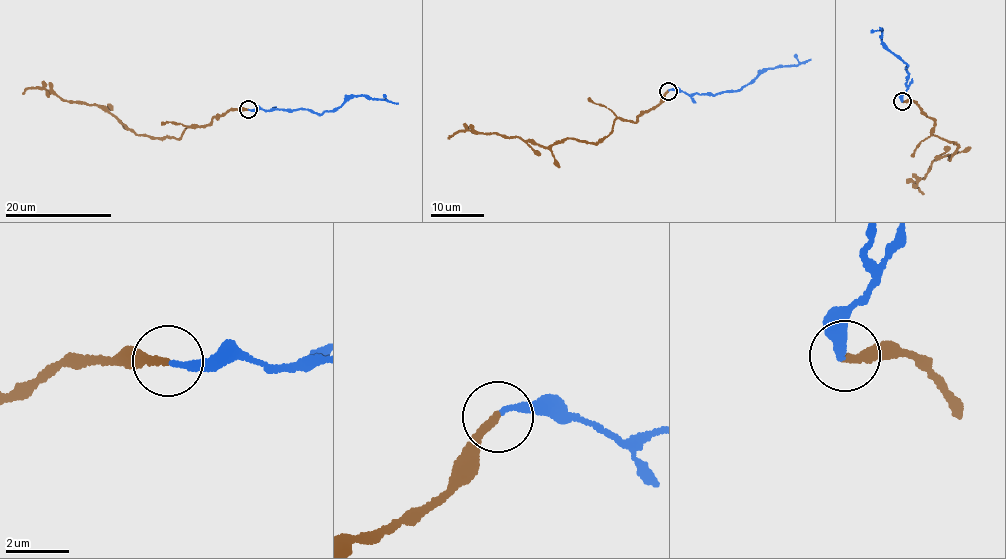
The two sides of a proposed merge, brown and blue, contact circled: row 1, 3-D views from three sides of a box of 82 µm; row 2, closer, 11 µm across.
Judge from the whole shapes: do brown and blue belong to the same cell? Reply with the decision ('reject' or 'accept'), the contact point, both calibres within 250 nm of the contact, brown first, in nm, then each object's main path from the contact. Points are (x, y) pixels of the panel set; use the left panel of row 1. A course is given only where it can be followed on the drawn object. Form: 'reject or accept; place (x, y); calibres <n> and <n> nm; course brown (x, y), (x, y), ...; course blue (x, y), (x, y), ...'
accept; place (248, 109); calibres 240 and 200 nm; course brown (248, 109), (189, 127), (181, 138), (163, 138), (136, 135), (99, 106), (46, 90), (23, 94); course blue (248, 110), (305, 109), (318, 113), (358, 95), (398, 103)

